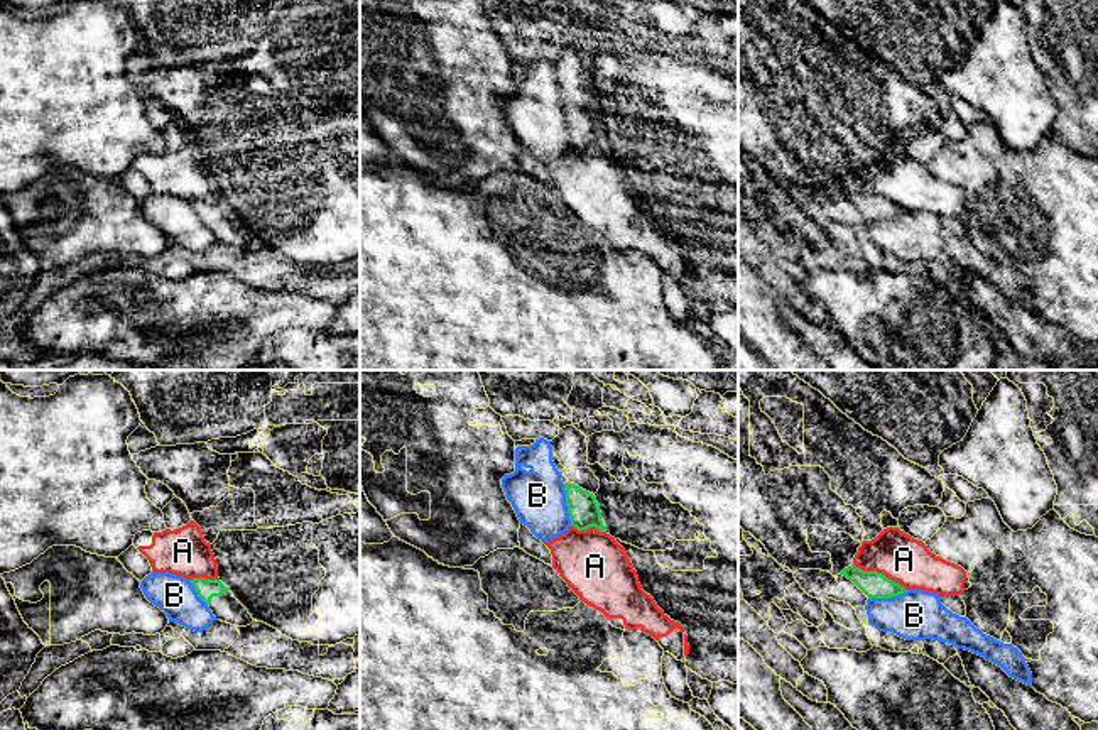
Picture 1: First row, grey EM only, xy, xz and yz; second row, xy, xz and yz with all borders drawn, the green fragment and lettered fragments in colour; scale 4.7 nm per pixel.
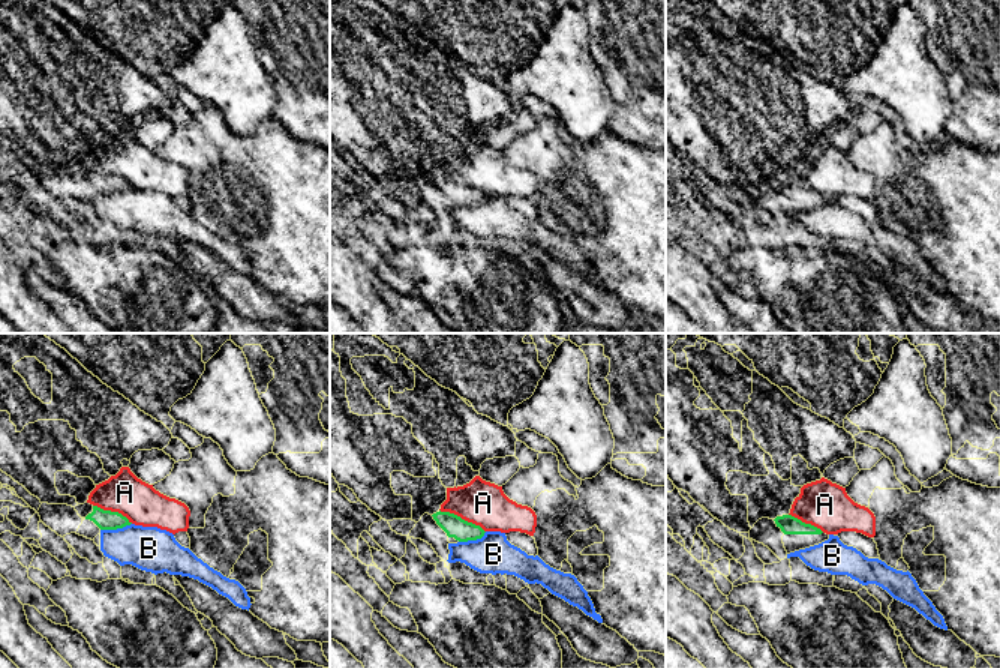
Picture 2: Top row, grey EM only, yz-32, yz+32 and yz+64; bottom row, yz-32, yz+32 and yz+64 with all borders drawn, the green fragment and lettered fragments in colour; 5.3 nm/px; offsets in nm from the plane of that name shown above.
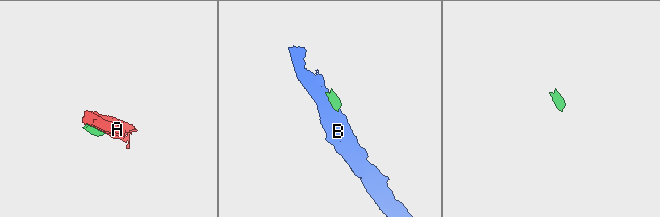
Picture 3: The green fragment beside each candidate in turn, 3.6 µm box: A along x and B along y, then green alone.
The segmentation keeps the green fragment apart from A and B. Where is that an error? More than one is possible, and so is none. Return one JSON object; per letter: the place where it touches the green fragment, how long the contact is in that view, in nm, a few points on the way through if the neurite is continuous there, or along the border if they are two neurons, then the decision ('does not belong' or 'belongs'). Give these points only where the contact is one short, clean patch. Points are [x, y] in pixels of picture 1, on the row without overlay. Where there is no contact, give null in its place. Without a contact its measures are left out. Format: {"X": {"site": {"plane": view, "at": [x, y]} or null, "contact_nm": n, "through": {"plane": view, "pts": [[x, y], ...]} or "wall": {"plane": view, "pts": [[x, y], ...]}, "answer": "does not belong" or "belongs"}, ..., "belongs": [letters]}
{"A": {"site": {"plane": "yz", "at": [880, 195]}, "contact_nm": 280, "wall": {"plane": "yz", "pts": [[853, 185], [864, 191], [884, 195], [906, 212]]}, "answer": "does not belong"}, "B": {"site": {"plane": "xz", "at": [566, 125]}, "contact_nm": 200, "wall": {"plane": "xz", "pts": [[563, 105], [571, 146]]}, "answer": "does not belong"}, "belongs": []}

